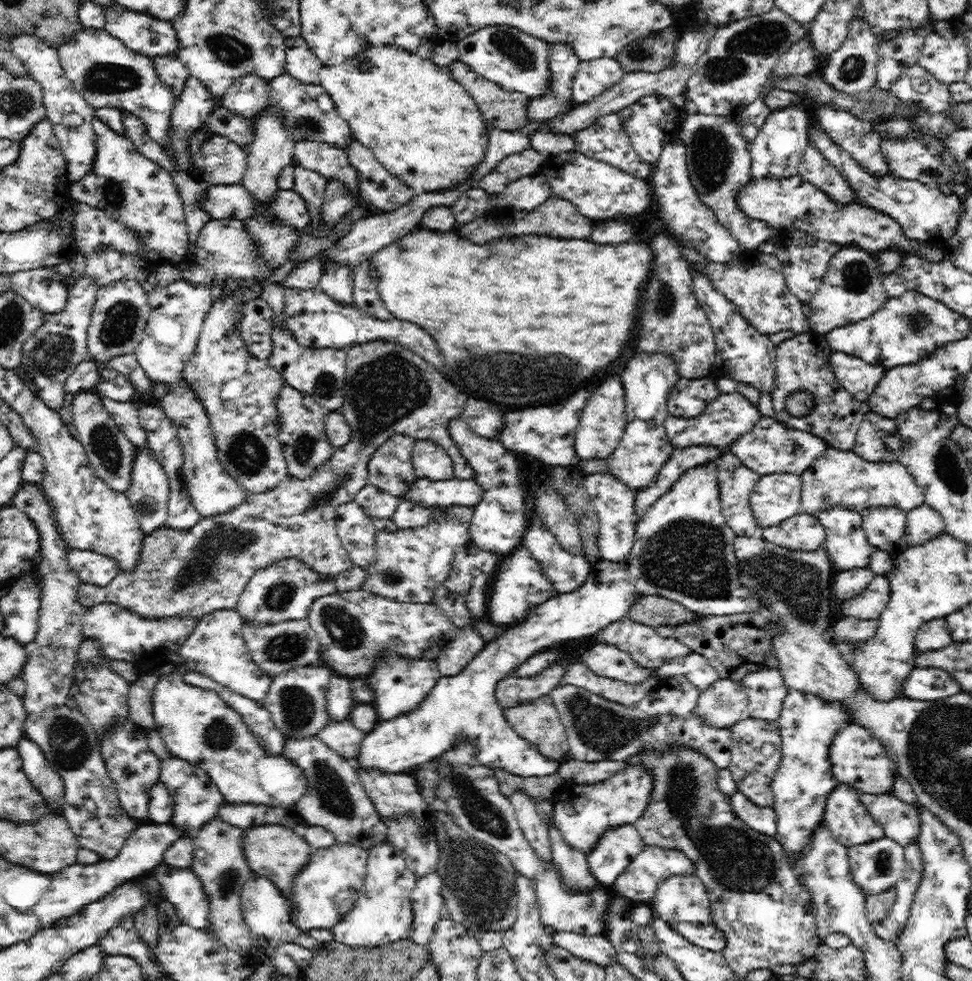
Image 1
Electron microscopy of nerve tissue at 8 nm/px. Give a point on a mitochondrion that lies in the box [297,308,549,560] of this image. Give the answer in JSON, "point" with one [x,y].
{"point":[390,386]}

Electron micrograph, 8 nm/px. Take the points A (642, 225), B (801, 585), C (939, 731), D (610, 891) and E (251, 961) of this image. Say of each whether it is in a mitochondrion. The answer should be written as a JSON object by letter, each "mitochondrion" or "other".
{"A":"other","B":"mitochondrion","C":"mitochondrion","D":"other","E":"other"}

